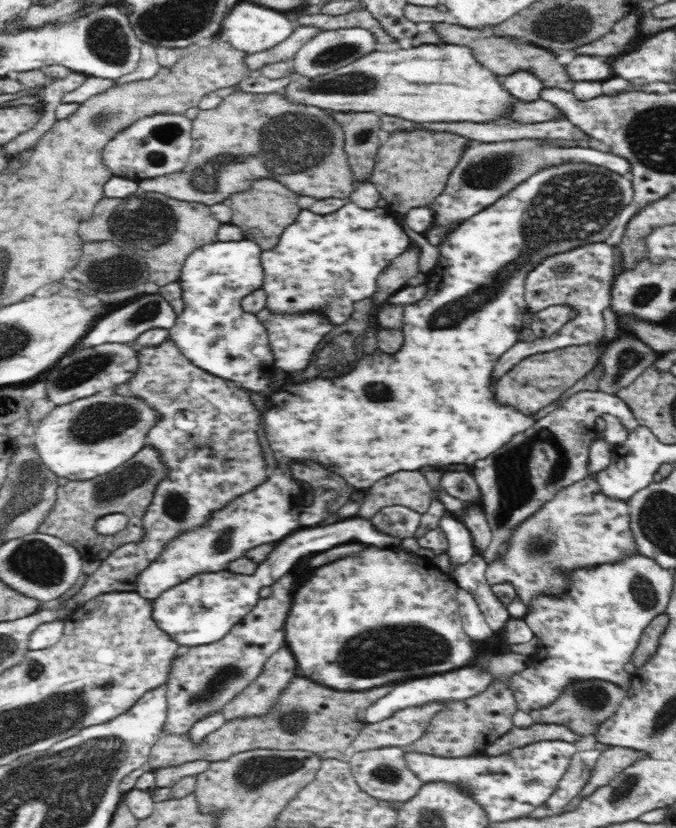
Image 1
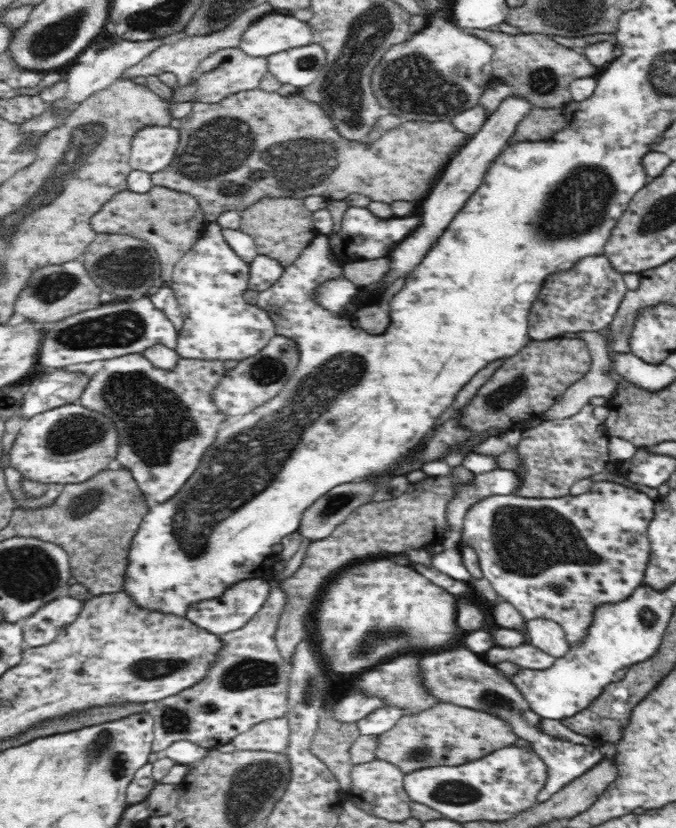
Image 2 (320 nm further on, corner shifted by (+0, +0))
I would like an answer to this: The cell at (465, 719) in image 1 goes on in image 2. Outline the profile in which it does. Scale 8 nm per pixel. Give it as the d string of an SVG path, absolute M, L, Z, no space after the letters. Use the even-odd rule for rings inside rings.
M438 703L416 714L404 714L390 729L378 736L374 758L386 761L404 774L424 767L460 766L516 742L512 726L496 714L472 710L452 703Z

